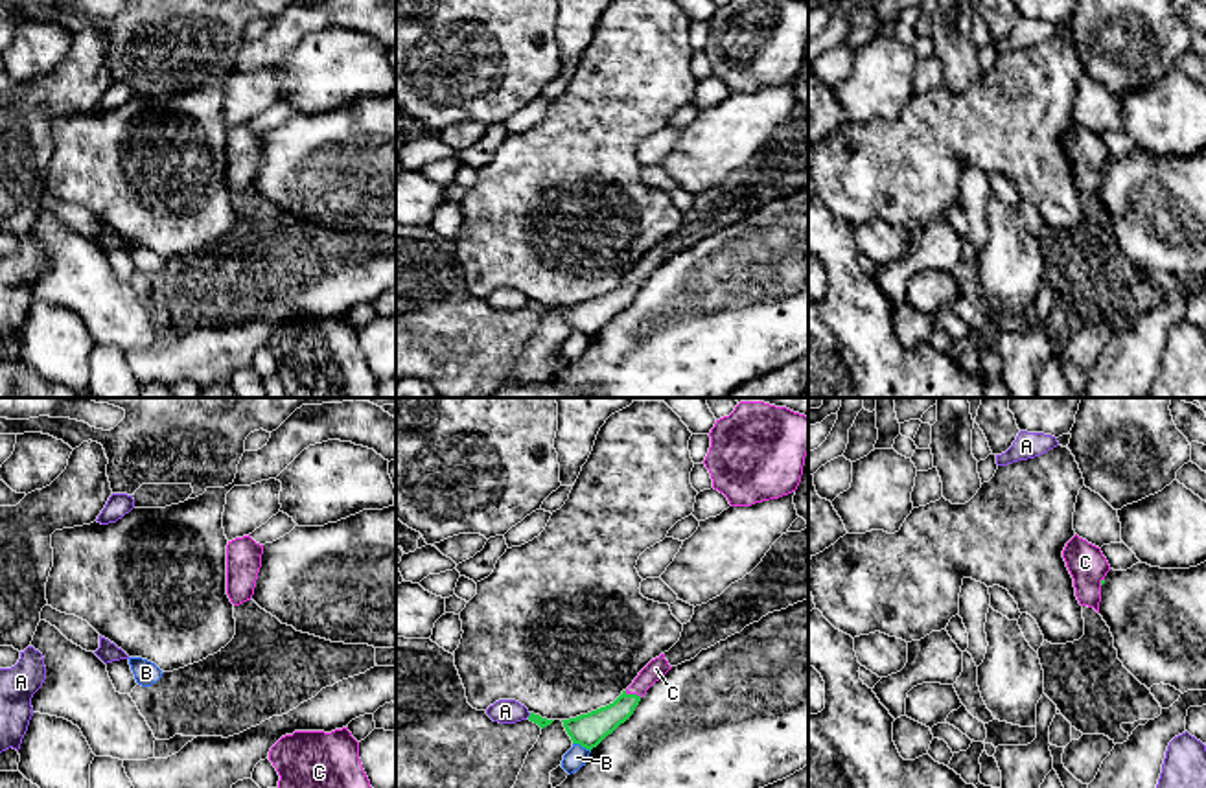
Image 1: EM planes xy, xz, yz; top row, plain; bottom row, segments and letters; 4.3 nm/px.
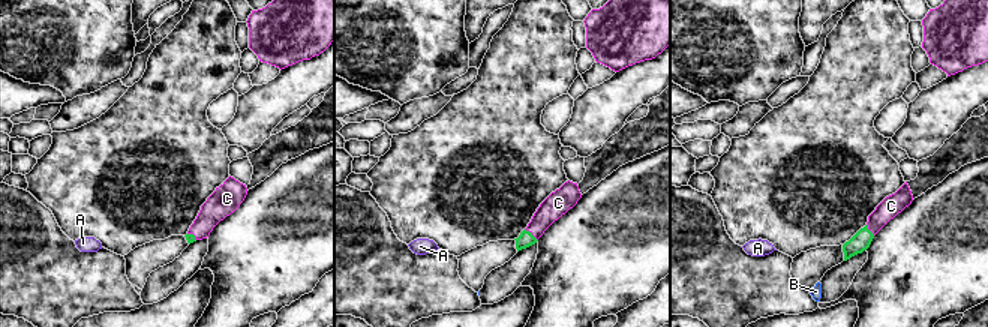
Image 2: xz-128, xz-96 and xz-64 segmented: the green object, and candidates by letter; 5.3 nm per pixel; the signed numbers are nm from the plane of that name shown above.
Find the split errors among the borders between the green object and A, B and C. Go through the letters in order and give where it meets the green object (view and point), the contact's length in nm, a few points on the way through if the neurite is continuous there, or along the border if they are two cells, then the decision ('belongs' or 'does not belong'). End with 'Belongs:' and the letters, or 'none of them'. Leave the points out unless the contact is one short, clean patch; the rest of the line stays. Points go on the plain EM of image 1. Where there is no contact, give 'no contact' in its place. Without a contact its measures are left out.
A: xz (531, 302) | 30 nm | along xz (531, 301), (527, 304) | does not belong
B: xz (582, 334) | 90 nm | does not belong
C: xz (634, 282) | 80 nm | across xz (590, 317), (612, 304), (634, 282), (656, 256) | belongs
Belongs: C

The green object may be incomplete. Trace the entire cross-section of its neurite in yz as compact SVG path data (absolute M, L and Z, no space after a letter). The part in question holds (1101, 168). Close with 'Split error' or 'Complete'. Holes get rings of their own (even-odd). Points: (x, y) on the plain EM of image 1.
M1075 122L1066 131L1062 145L1073 166L1079 191L1094 195L1099 201L1101 173L1105 171L1105 164L1110 158L1101 136Z. Split error

